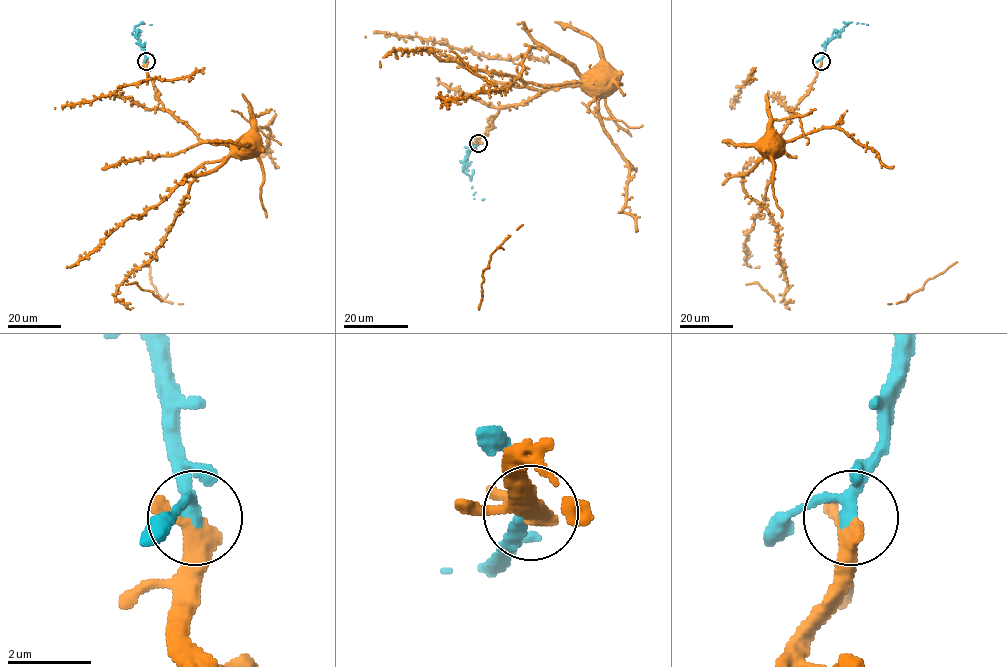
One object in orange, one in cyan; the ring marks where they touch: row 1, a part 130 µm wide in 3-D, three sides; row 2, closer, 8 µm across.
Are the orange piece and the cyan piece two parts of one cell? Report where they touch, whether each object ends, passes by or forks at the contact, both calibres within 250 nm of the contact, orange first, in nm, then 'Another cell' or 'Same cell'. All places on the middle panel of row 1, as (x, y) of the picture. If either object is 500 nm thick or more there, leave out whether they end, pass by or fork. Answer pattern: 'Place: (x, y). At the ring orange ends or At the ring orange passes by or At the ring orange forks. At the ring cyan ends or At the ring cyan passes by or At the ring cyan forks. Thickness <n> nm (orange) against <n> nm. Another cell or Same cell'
Place: (478, 143). At the ring orange passes by. At the ring cyan passes by. Thickness 400 nm (orange) against 280 nm. Same cell

